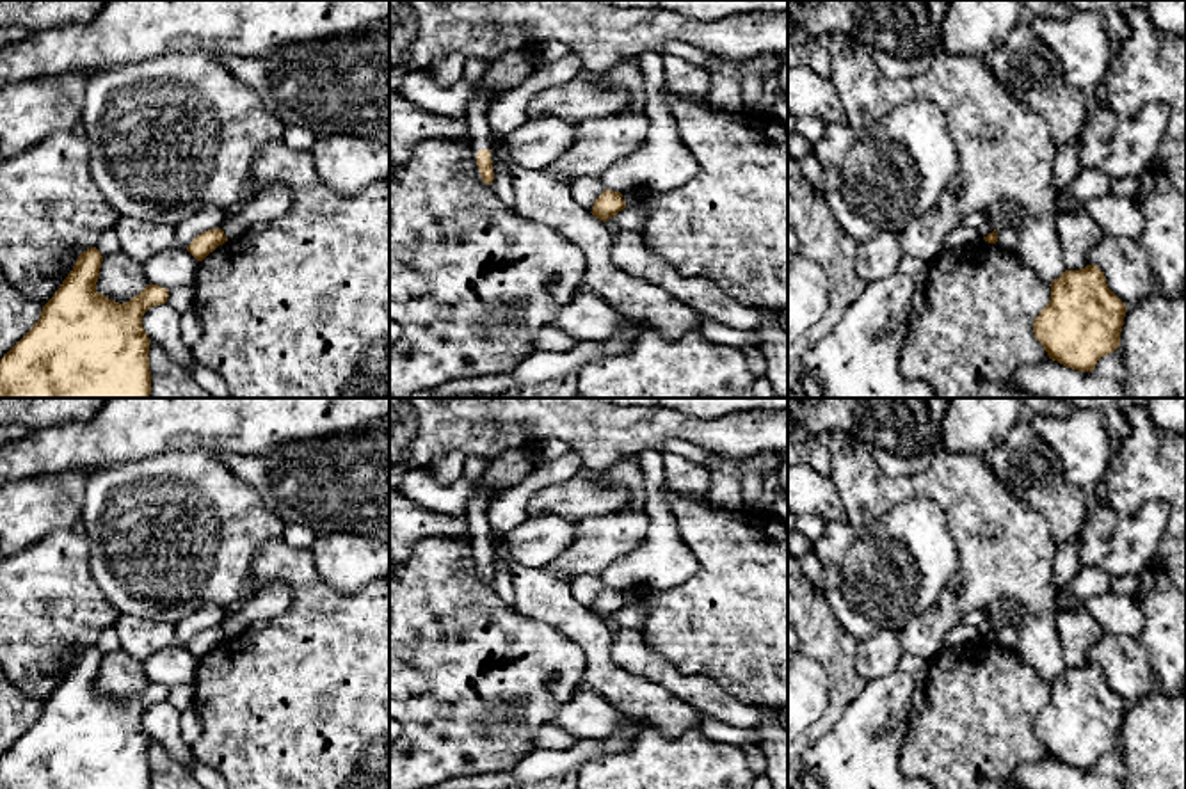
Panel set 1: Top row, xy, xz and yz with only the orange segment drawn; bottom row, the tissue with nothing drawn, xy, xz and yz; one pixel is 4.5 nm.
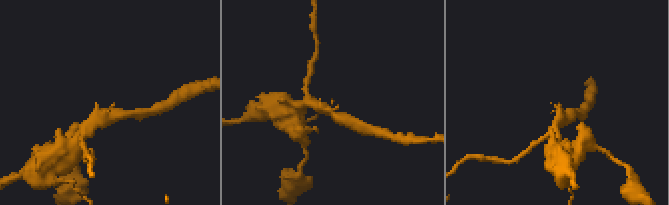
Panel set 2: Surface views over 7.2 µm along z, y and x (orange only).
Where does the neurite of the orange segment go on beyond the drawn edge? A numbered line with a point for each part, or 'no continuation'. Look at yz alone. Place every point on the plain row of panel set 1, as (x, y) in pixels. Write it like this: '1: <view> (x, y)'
no continuation

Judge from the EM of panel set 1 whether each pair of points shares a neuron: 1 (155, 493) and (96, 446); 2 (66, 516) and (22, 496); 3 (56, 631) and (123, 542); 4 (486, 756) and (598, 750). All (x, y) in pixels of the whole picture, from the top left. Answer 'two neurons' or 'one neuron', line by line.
1: two neurons
2: one neuron
3: two neurons
4: two neurons

